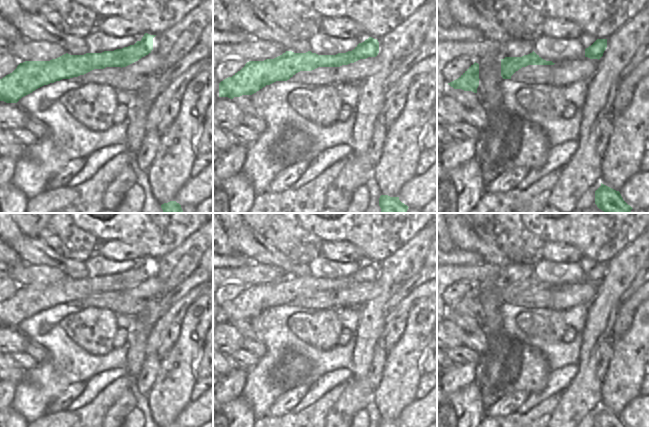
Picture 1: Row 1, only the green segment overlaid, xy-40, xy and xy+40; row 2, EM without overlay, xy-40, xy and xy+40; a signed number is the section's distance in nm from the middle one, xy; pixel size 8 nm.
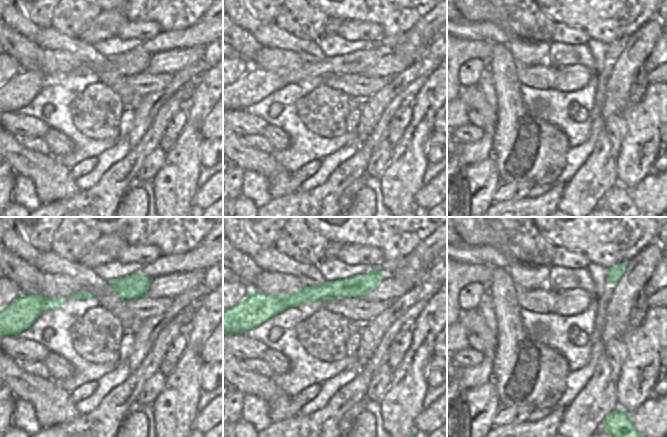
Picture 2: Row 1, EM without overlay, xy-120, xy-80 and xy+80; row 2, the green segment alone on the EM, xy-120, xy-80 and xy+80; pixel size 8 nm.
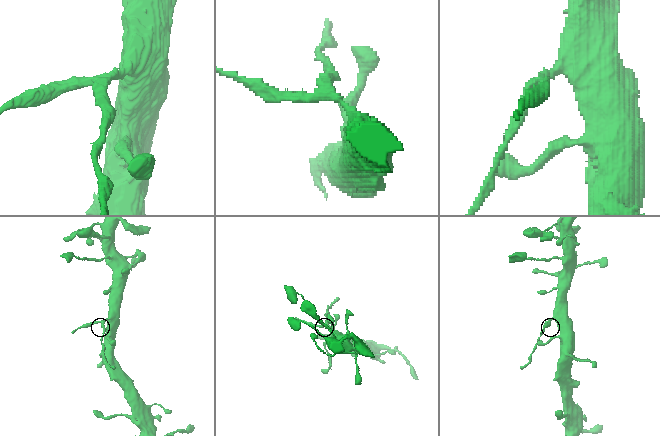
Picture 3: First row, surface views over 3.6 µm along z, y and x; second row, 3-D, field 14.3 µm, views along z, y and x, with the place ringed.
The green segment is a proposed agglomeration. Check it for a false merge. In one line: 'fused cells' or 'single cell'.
fused cells

